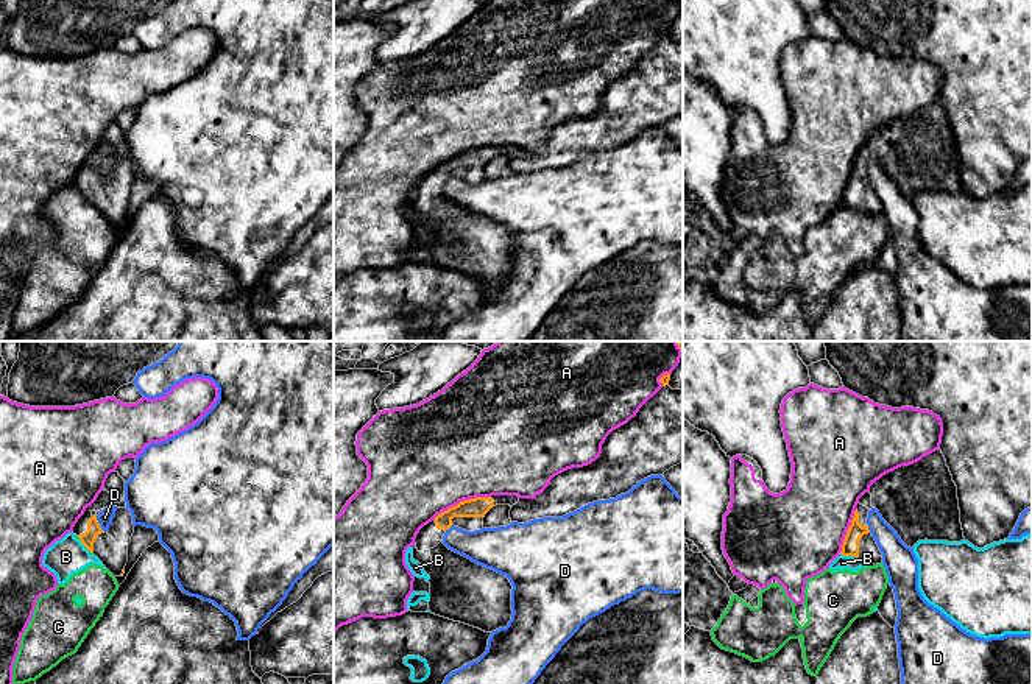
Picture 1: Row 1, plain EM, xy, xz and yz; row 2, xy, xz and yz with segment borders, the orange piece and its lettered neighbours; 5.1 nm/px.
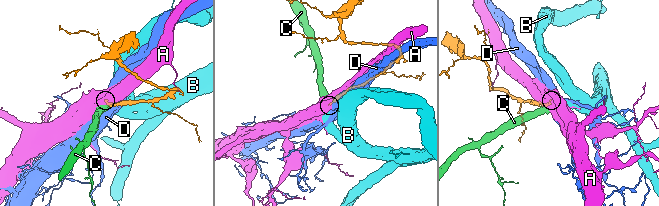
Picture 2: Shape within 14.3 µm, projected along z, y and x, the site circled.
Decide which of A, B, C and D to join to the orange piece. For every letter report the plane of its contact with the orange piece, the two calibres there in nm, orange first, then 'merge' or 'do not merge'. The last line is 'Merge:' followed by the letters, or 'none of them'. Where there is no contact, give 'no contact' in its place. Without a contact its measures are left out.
A: meets orange in xz; 100 nm thick on the orange side, 500 nm on the other; do not merge
B: meets orange in yz; 90 nm thick on the orange side, 70 nm on the other; do not merge
C: no contact; do not merge
D: meets orange in xy; 70 nm thick on the orange side, 80 nm on the other; do not merge
Merge: none of them

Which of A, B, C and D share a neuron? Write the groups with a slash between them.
A / B C / D

